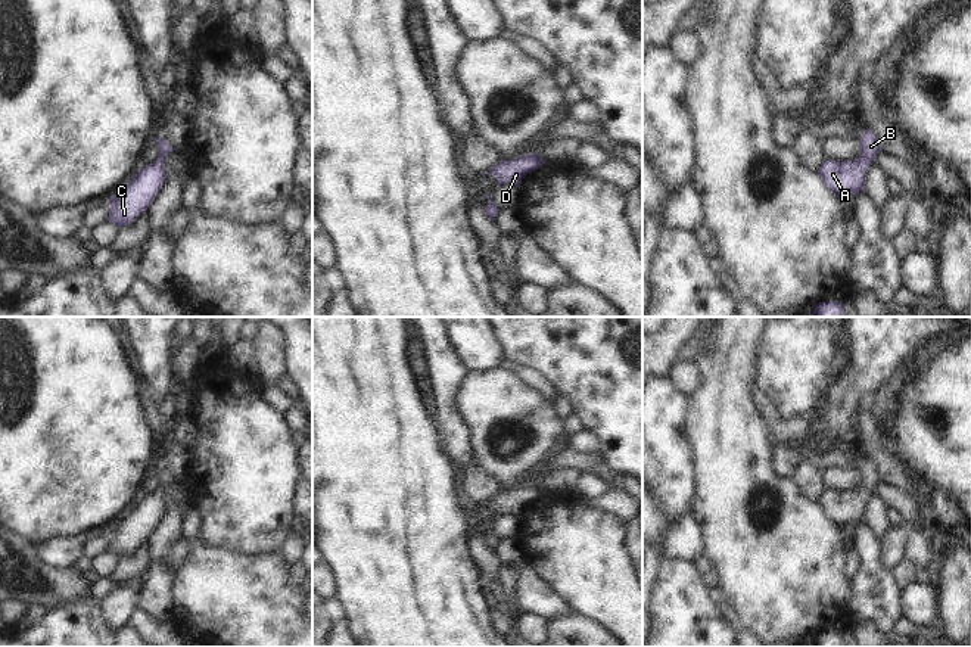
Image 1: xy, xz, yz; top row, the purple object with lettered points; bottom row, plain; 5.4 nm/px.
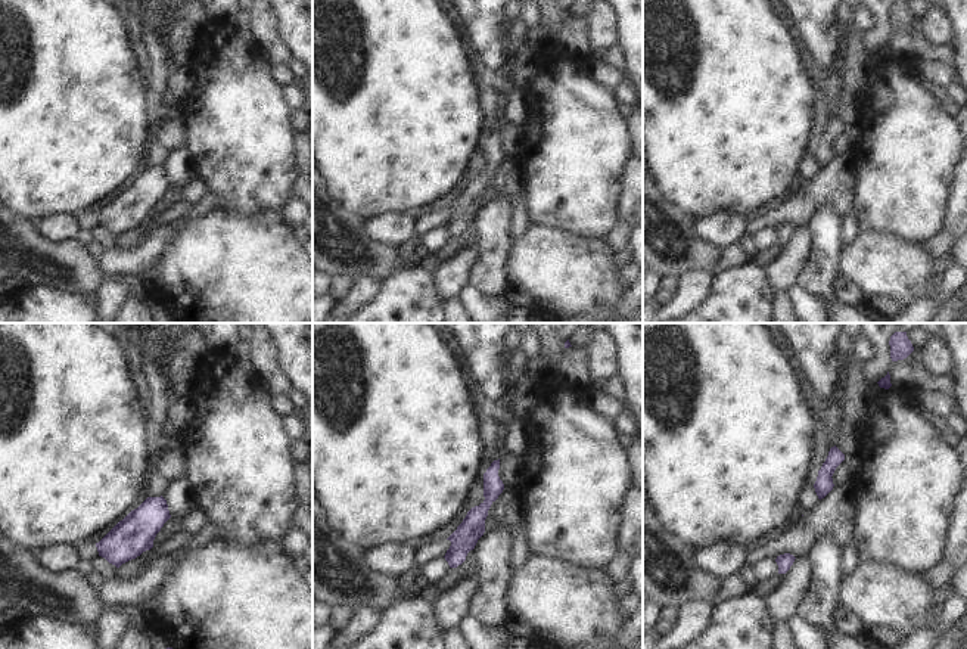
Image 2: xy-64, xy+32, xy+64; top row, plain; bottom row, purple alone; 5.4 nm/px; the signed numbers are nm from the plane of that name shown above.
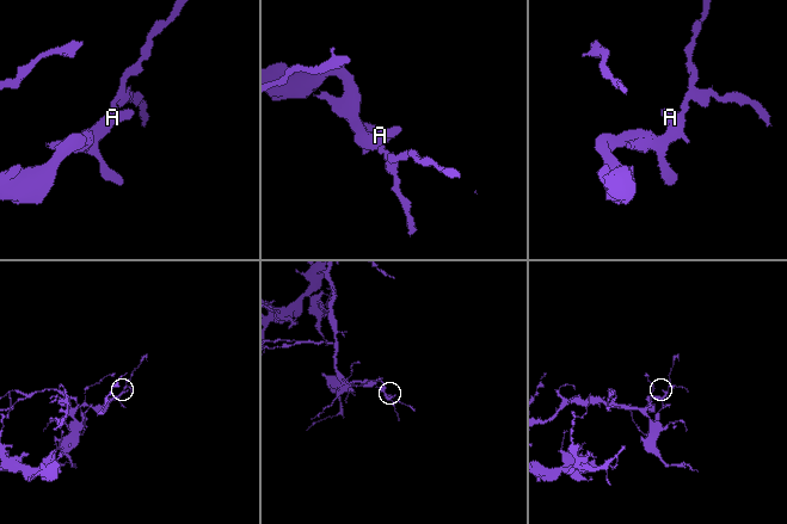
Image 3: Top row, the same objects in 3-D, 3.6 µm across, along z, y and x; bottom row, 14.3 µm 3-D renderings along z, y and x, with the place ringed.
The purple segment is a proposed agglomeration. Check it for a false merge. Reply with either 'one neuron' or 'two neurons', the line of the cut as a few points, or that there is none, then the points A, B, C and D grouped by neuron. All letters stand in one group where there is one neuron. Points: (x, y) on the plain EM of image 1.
one neuron; cut none; groups A B C D

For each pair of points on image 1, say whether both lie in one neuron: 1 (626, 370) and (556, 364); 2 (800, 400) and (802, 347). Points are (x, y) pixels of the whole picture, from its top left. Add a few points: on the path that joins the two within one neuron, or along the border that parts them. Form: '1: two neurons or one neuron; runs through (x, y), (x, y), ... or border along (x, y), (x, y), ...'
1: one neuron; runs through (609, 364), (573, 364)
2: one neuron; runs through (800, 386), (800, 360)

